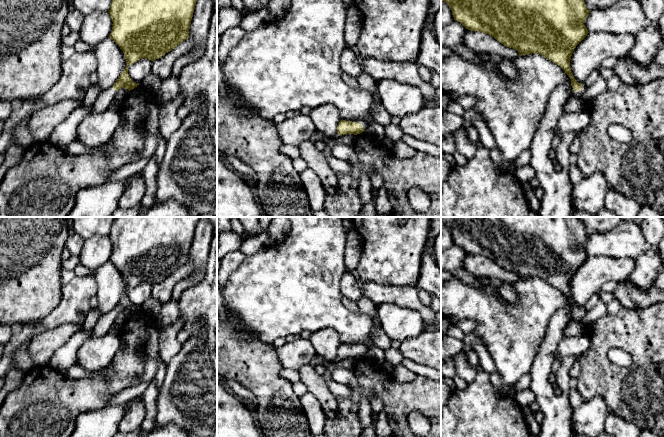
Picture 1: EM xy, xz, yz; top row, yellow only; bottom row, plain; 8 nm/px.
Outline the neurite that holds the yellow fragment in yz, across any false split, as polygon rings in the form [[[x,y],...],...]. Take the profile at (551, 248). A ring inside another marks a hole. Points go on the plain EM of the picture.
[[[441,217],[441,225],[446,226],[450,230],[454,244],[460,246],[466,253],[471,255],[479,255],[494,261],[498,266],[500,266],[504,270],[517,274],[519,280],[536,277],[556,287],[570,301],[571,309],[573,312],[573,320],[578,323],[582,321],[587,311],[584,308],[577,306],[576,303],[573,301],[570,292],[570,284],[576,270],[589,257],[586,250],[584,249],[584,245],[586,244],[591,234],[588,234],[586,232],[586,228],[583,222],[578,217]]]

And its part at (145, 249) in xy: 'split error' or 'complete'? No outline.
split error

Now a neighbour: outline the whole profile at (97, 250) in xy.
[[[94,235],[84,240],[84,246],[79,256],[83,266],[92,272],[109,261],[113,246],[109,237]]]

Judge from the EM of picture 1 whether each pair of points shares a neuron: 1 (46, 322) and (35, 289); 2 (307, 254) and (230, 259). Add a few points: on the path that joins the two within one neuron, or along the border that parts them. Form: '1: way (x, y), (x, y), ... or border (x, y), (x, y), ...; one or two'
1: border (60, 300), (50, 312), (35, 323); two
2: border (246, 256), (229, 276); two

